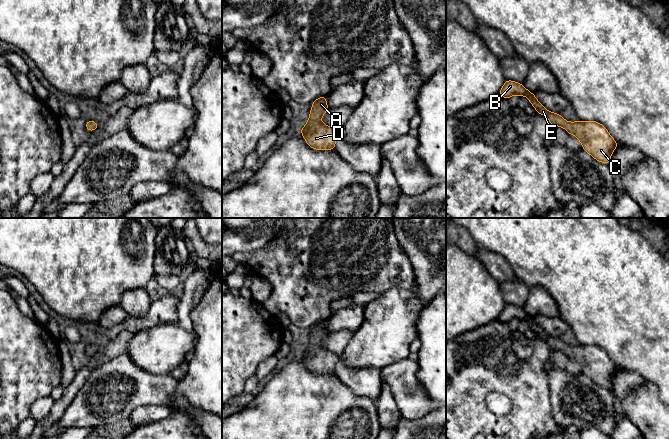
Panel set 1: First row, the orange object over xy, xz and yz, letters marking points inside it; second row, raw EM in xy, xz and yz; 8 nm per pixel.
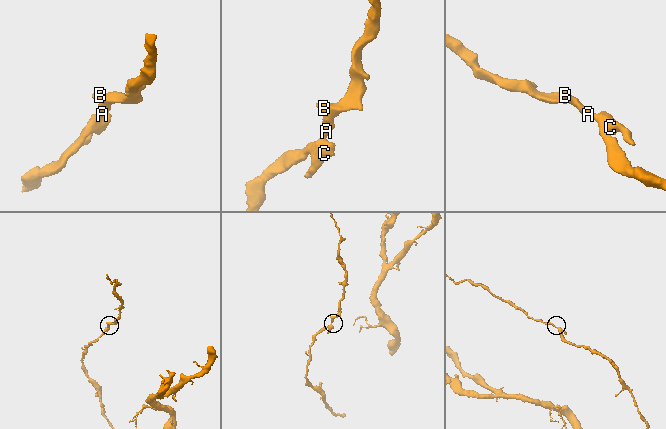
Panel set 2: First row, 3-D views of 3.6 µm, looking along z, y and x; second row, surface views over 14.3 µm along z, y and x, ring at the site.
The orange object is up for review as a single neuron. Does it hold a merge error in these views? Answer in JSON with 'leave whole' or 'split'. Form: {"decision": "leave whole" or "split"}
{"decision": "leave whole"}

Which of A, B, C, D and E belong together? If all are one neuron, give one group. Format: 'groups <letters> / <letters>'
groups A B C D E

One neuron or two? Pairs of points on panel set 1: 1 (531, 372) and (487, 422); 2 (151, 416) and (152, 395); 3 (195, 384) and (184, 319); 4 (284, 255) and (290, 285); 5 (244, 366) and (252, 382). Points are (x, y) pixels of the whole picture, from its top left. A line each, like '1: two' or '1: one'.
1: one
2: two
3: two
4: one
5: two

